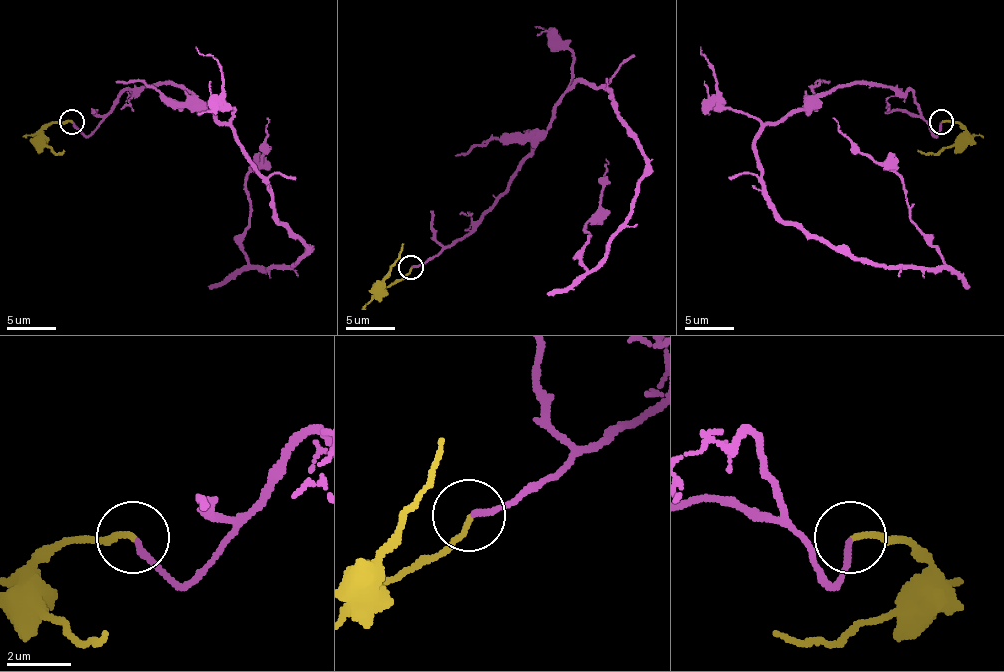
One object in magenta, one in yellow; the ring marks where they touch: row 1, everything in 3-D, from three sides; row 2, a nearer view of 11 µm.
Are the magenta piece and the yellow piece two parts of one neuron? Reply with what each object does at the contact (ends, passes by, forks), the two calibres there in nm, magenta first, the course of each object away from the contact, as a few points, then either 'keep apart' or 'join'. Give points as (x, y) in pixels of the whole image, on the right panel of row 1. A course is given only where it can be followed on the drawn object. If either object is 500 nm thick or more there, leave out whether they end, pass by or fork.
magenta ends there; yellow ends there; 190 nm thick on the magenta side, 160 nm on the other; magenta runs (940, 122), (911, 90), (837, 85), (754, 144), (783, 220), (938, 267), (903, 181), (832, 117); yellow runs (940, 122), (957, 122), (962, 129), (960, 137), (935, 154), (918, 149); join

